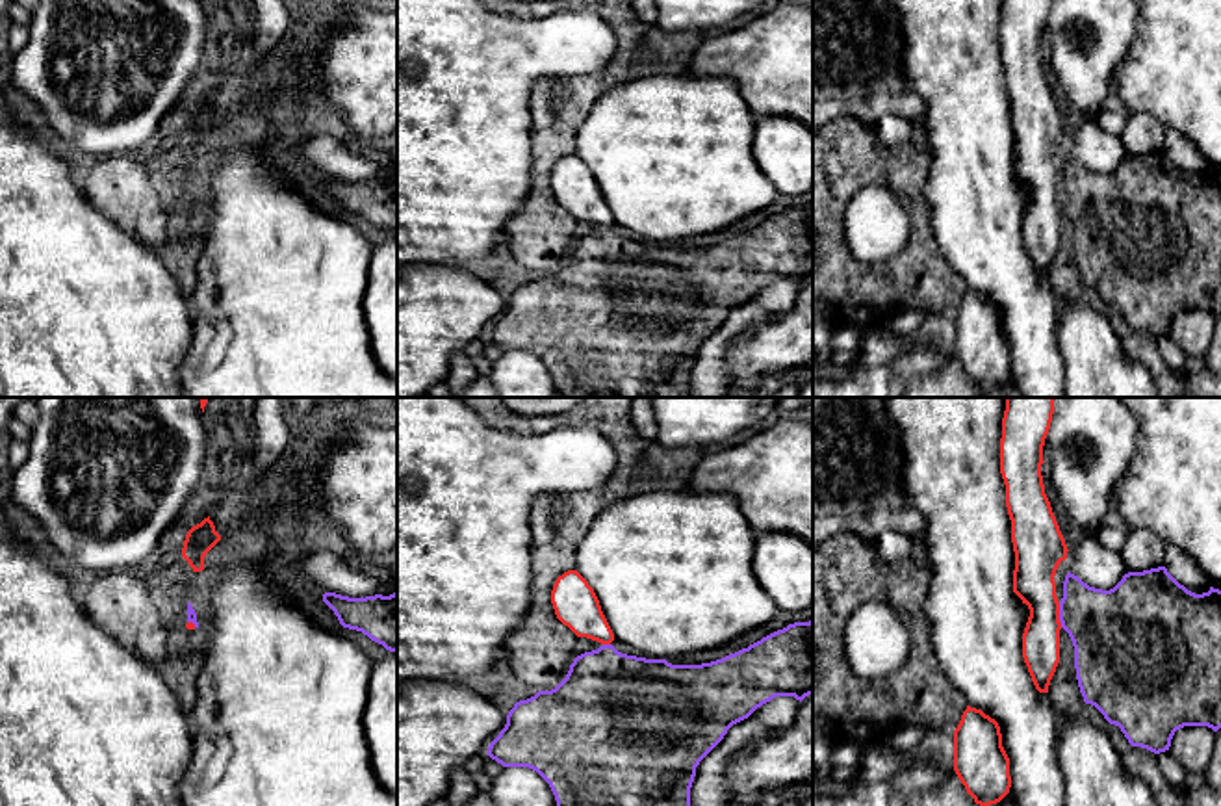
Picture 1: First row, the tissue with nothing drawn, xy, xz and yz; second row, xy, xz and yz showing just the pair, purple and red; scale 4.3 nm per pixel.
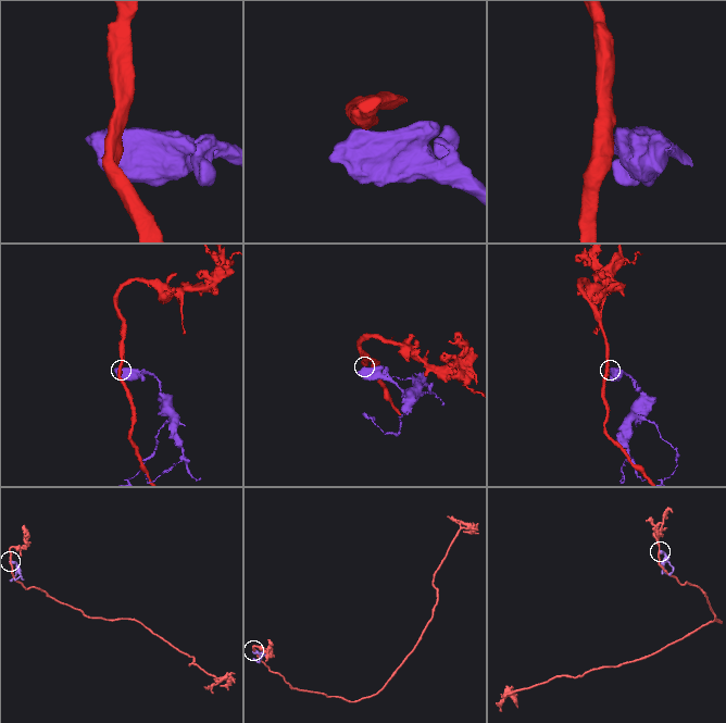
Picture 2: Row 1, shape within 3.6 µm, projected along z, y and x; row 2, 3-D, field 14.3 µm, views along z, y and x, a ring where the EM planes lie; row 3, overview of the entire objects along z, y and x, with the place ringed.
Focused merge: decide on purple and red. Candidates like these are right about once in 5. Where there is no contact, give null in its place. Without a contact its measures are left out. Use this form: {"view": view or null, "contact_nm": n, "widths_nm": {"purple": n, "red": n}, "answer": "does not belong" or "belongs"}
{"view": "yz", "contact_nm": 110, "widths_nm": {"purple": 380, "red": 190}, "answer": "does not belong"}

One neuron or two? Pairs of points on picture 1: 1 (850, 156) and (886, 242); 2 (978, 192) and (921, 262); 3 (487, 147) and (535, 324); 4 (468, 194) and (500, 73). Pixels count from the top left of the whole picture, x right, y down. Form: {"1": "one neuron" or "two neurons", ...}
{"1": "two neurons", "2": "two neurons", "3": "two neurons", "4": "one neuron"}

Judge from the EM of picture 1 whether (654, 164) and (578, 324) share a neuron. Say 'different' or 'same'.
different

